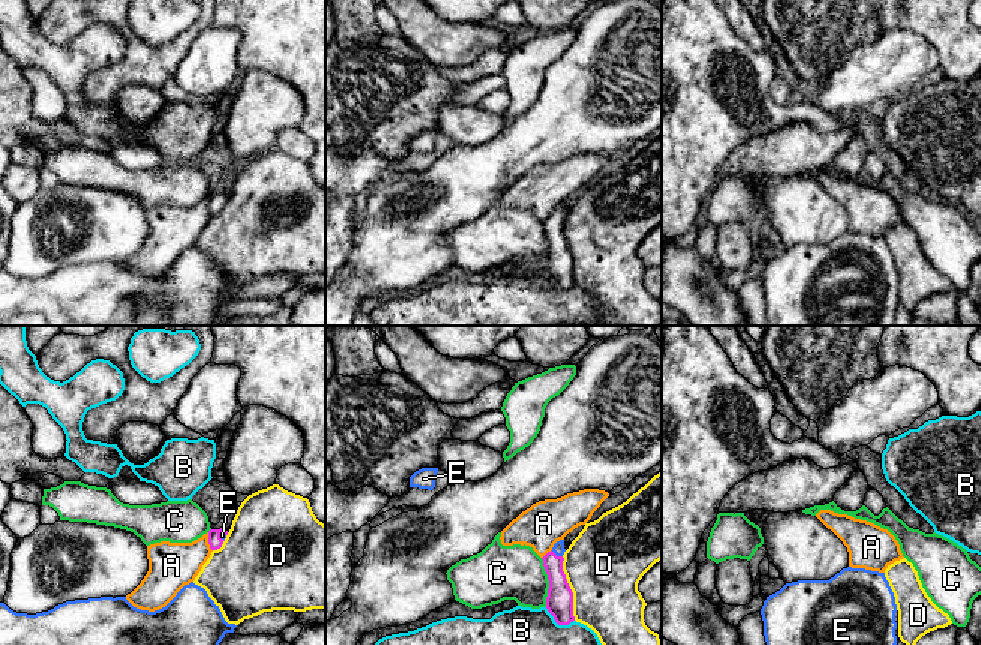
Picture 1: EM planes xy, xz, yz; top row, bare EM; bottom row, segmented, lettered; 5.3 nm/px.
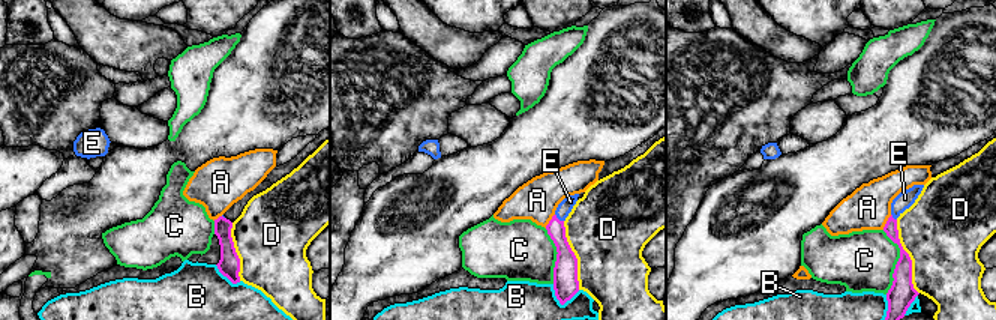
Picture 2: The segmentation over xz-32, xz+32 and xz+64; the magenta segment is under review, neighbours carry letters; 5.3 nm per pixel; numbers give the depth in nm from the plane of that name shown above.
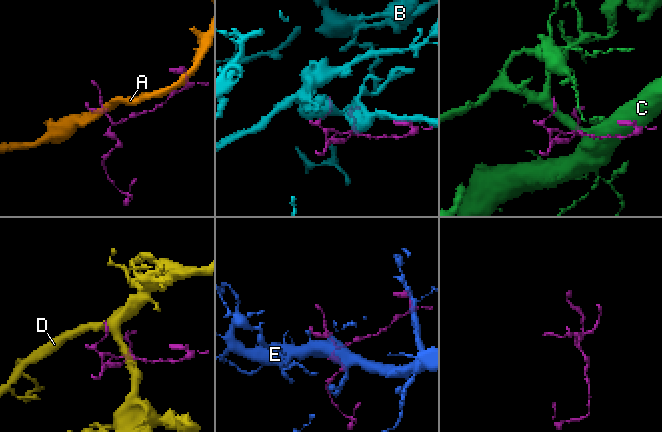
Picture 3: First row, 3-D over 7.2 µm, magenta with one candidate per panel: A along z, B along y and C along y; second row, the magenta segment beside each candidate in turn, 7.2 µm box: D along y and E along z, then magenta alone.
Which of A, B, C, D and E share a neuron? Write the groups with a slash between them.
A / B / C / D / E

